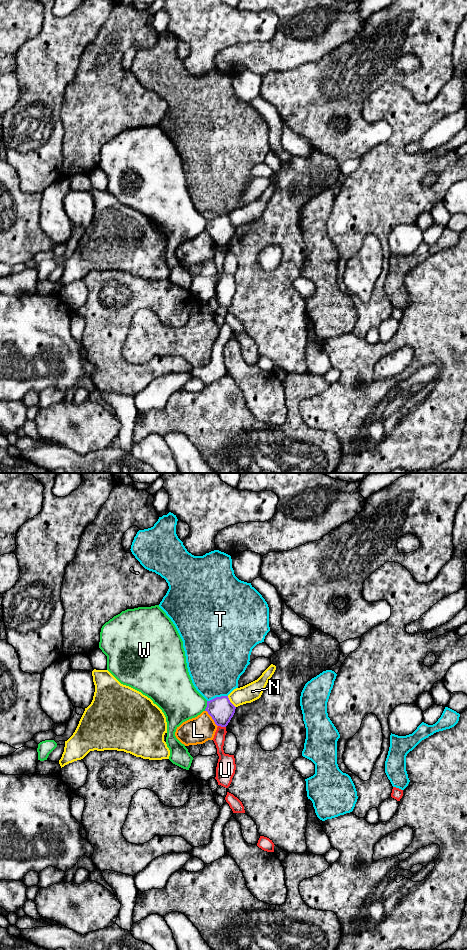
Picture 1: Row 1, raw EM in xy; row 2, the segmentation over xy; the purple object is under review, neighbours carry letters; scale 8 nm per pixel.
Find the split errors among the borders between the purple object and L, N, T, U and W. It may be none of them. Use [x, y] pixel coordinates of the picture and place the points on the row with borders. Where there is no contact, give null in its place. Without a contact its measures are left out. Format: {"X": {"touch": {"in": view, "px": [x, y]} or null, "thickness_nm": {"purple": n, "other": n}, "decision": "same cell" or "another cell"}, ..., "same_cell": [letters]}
{"L": {"touch": {"in": "xy", "px": [212, 718]}, "thickness_nm": {"purple": 200, "other": 220}, "decision": "another cell"}, "N": {"touch": {"in": "xy", "px": [230, 702]}, "thickness_nm": {"purple": 200, "other": 140}, "decision": "another cell"}, "T": {"touch": {"in": "xy", "px": [217, 697]}, "thickness_nm": {"purple": 200, "other": 420}, "decision": "another cell"}, "U": {"touch": {"in": "xy", "px": [222, 726]}, "thickness_nm": {"purple": 200, "other": 90}, "decision": "another cell"}, "W": {"touch": {"in": "xy", "px": [207, 706]}, "thickness_nm": {"purple": 200, "other": 320}, "decision": "another cell"}, "same_cell": []}

